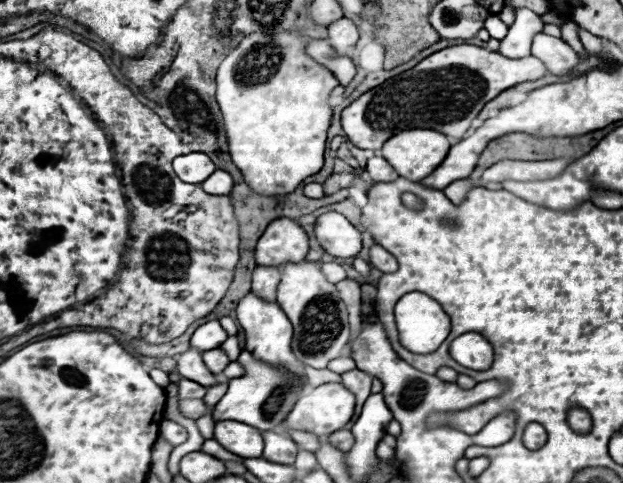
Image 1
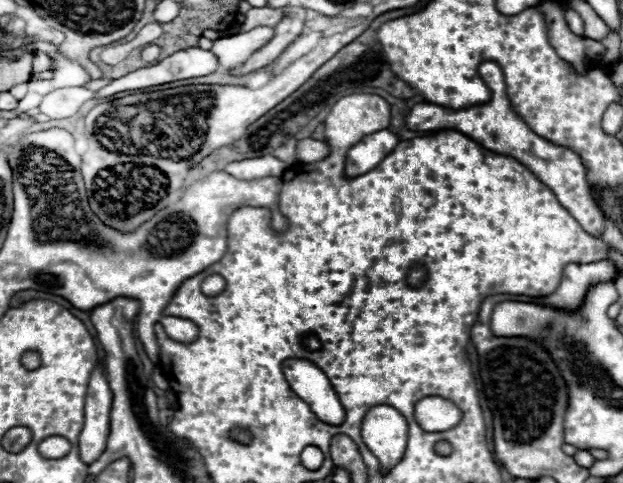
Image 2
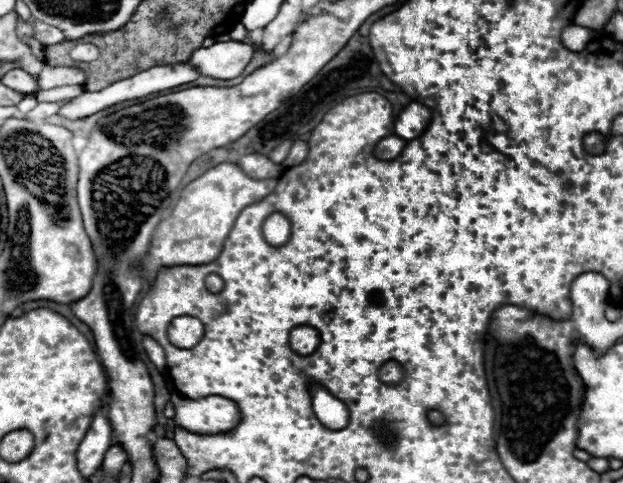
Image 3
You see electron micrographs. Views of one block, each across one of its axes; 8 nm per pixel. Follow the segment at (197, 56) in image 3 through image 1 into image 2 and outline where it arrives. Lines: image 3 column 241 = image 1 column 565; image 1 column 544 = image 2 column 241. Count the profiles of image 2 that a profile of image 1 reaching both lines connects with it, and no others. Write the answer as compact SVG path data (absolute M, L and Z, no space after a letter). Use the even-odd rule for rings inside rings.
M260 26L254 28L252 32L218 38L214 40L210 50L216 54L220 70L228 72L232 68L238 68L244 60L248 60L248 56L256 52L256 48L262 48L272 38L272 32L274 32L272 26Z

